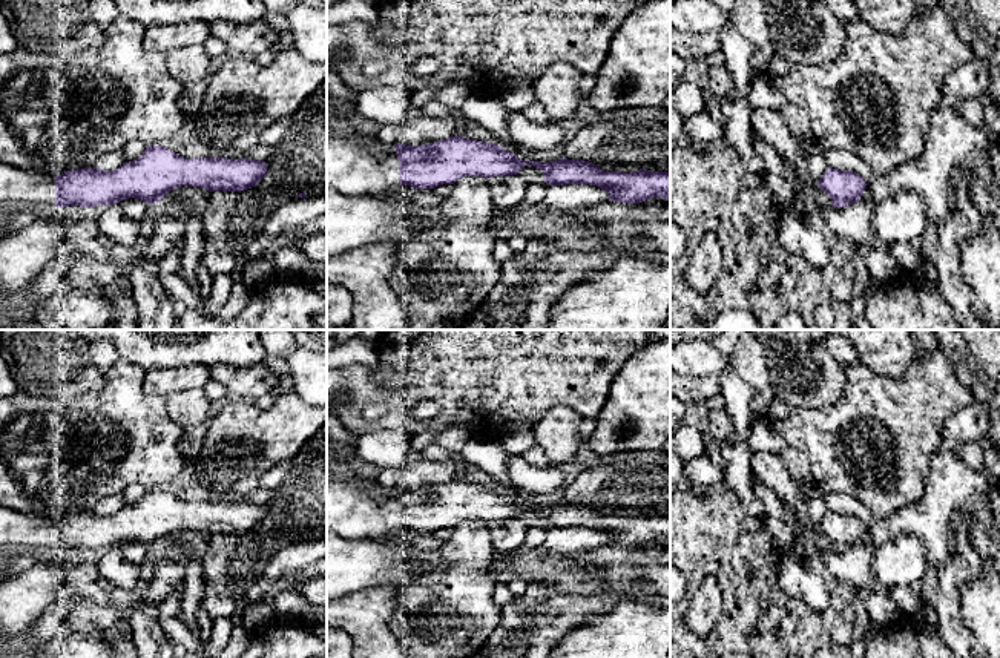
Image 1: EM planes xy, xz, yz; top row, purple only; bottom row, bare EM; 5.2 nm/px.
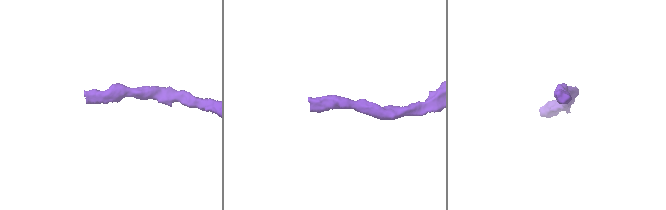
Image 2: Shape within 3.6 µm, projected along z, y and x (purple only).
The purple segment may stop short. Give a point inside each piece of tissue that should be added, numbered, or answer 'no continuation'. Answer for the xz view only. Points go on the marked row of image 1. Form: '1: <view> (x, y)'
1: xz (355, 166)

